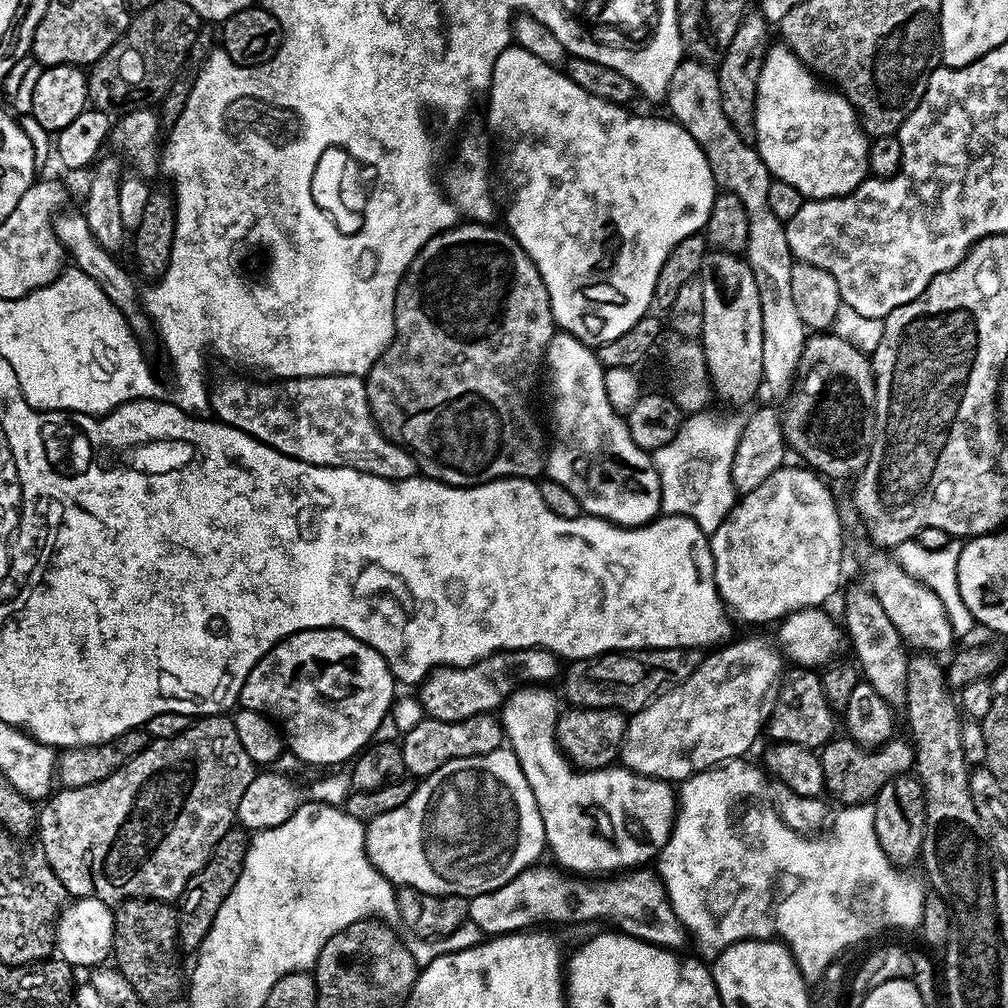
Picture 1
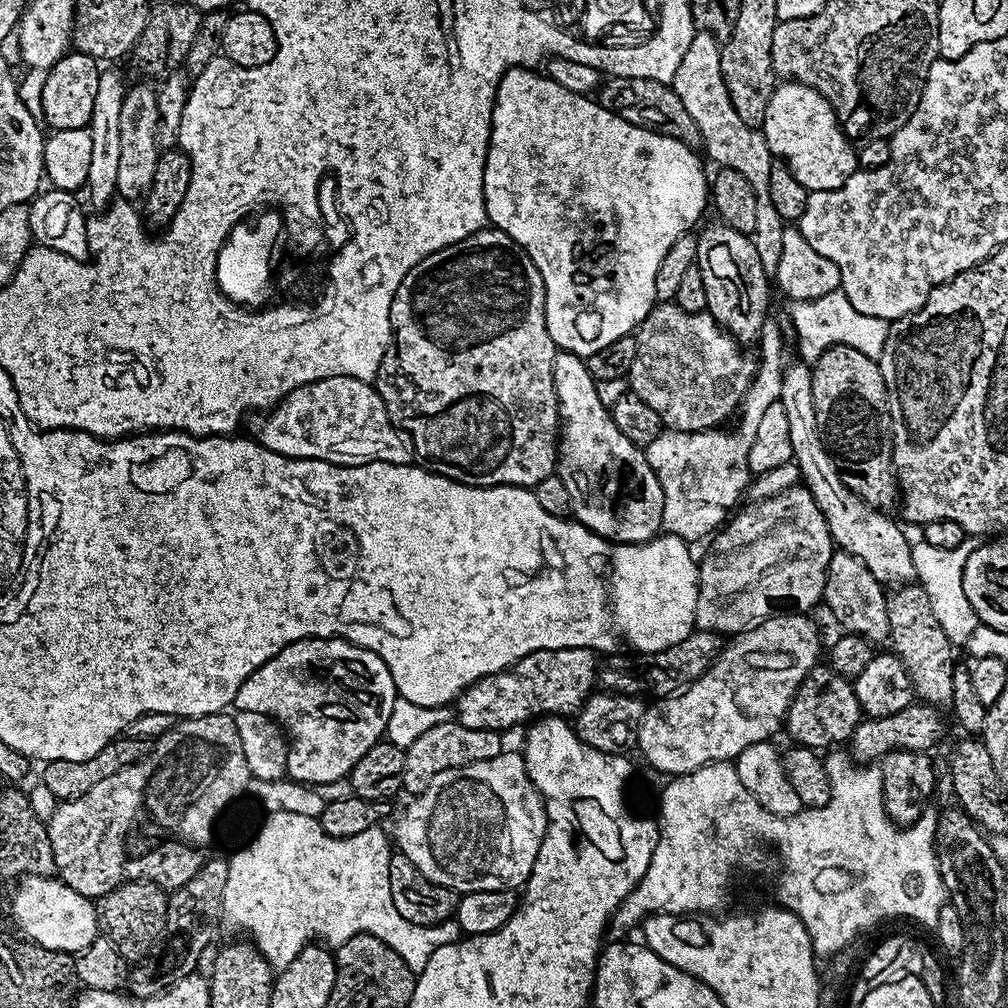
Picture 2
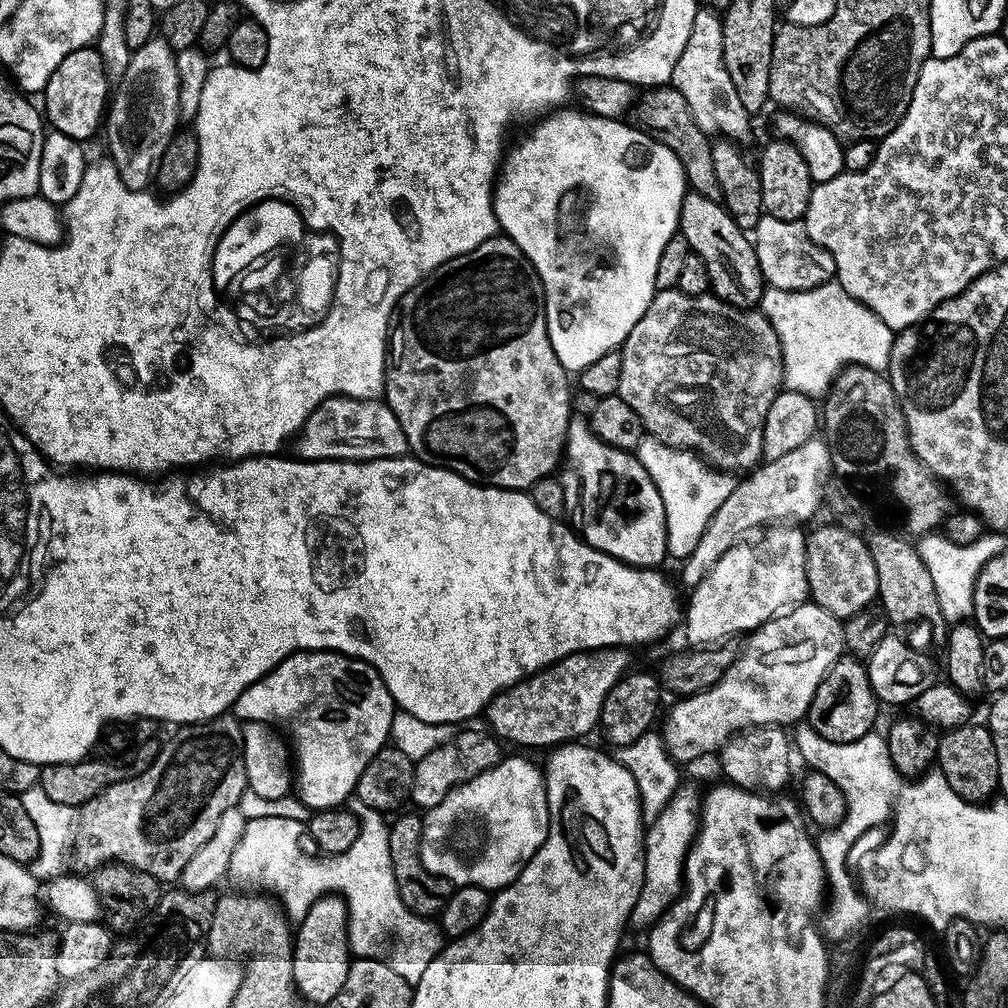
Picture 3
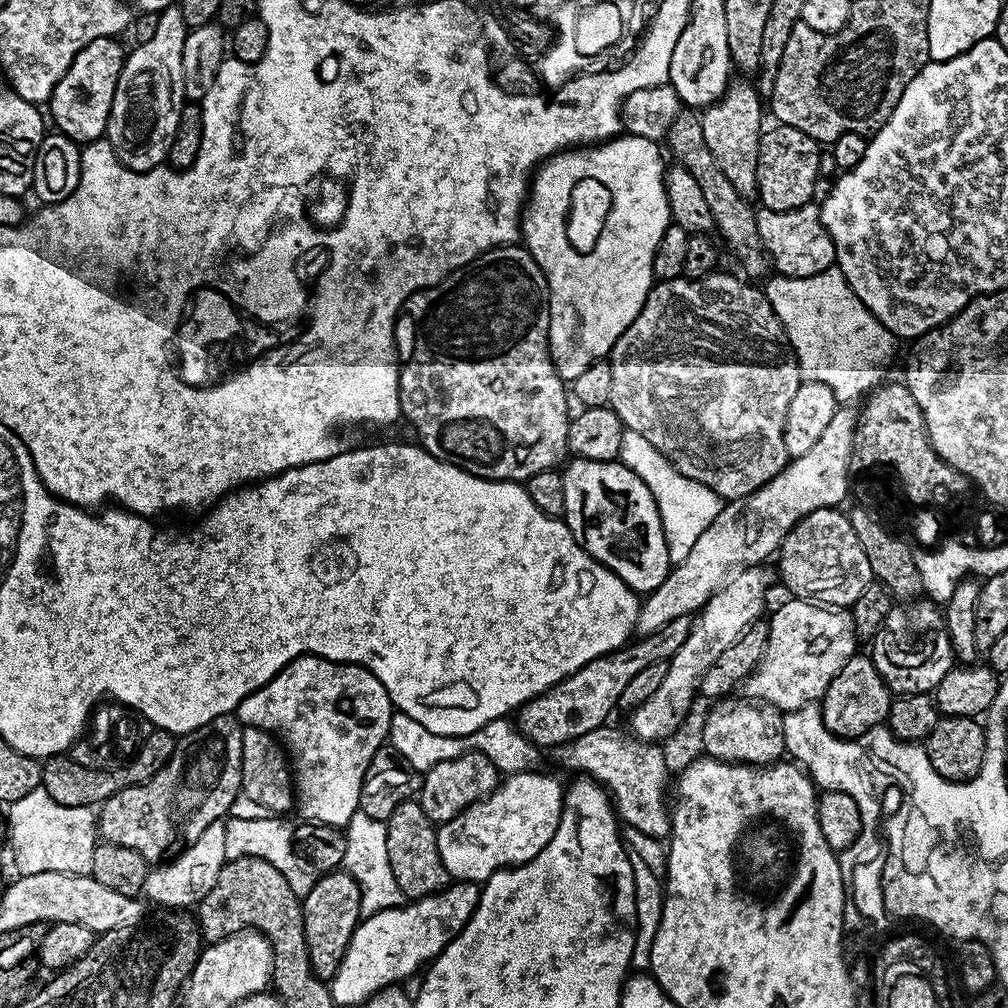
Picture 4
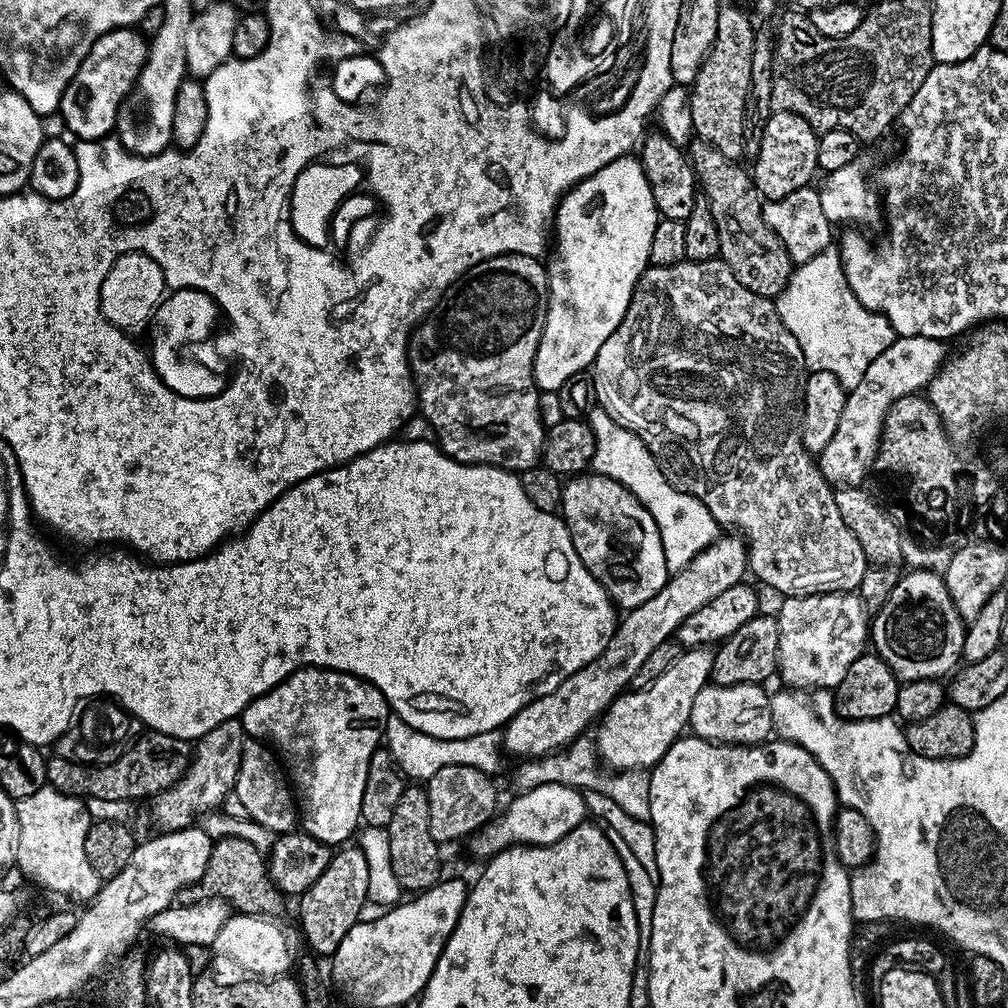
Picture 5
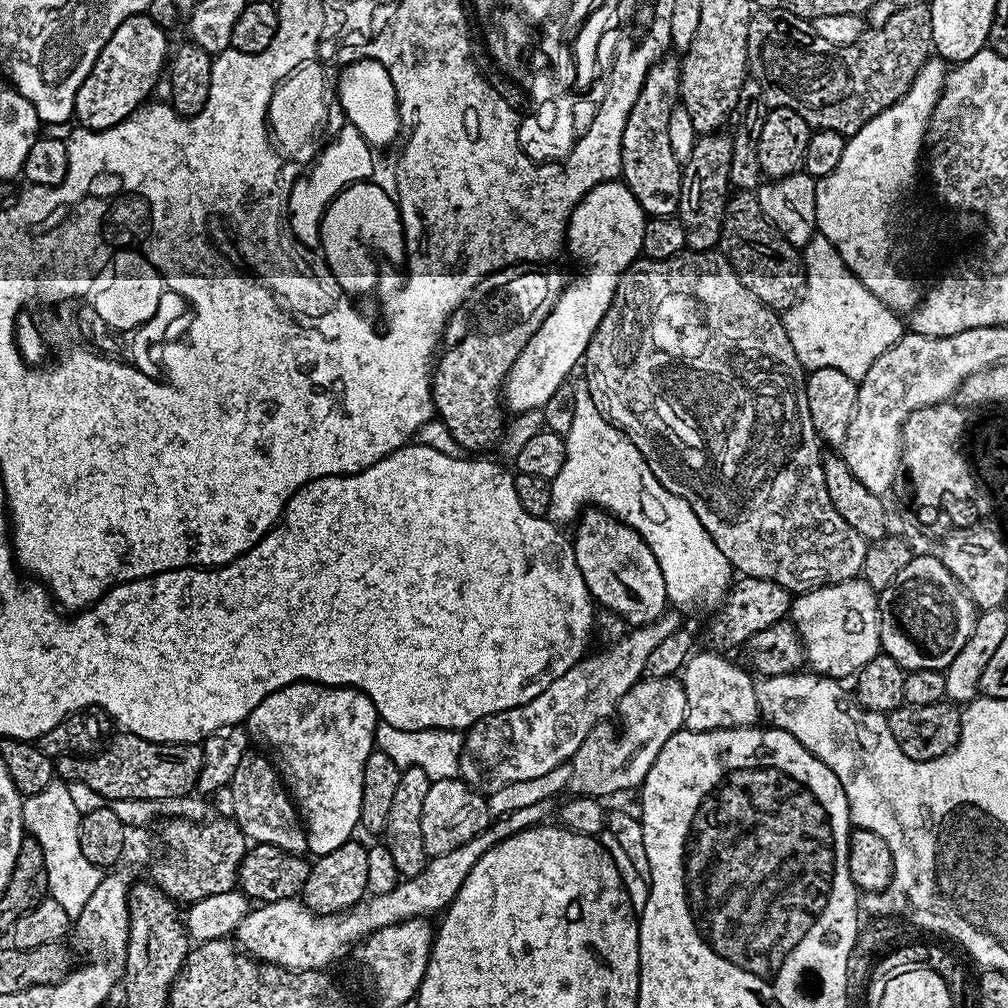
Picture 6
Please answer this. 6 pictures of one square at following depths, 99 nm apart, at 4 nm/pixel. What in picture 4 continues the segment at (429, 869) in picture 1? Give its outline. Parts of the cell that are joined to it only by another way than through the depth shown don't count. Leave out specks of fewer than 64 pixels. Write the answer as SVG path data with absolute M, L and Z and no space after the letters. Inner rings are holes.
M539 770L509 775L490 795L437 827L438 854L453 881L483 882L495 872L529 864L554 838L562 818L566 788L554 777L543 774Z

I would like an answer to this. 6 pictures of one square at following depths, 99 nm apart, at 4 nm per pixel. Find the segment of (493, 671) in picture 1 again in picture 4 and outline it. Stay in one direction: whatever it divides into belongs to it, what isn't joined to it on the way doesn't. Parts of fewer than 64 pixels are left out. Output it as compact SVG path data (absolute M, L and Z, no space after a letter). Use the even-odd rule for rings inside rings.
M691 615L674 618L674 622L666 622L666 626L662 626L662 630L654 630L654 634L640 636L635 642L629 642L623 648L616 649L615 652L608 652L605 656L594 658L586 666L579 668L573 676L568 676L554 687L548 688L541 696L527 700L515 713L514 724L516 728L519 729L521 735L541 749L552 750L559 744L570 743L572 739L579 738L582 734L587 734L607 725L610 720L608 715L614 710L617 711L622 698L622 690L626 690L626 685L634 678L634 674L638 674L638 670L646 670L648 664L663 660L669 661L674 654L678 654L678 646L682 646L682 642L686 642L686 638L690 634L692 621Z

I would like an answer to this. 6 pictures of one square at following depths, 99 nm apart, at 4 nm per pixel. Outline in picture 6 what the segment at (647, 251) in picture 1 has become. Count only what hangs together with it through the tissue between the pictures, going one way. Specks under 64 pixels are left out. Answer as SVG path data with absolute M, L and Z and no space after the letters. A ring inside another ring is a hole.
M619 179L608 180L605 184L594 186L594 190L587 192L572 211L566 233L568 248L582 263L592 265L589 266L588 272L582 273L573 284L572 281L565 283L564 290L556 299L552 312L544 319L542 326L538 326L534 338L530 338L530 342L522 346L522 354L518 354L514 366L510 366L502 389L502 400L509 413L543 409L544 405L550 402L552 395L565 387L564 379L575 370L576 364L578 368L583 361L584 352L588 349L594 330L598 330L606 310L612 304L612 295L616 292L616 283L620 280L621 274L631 268L642 253L645 223L646 214L642 206L638 206L634 194L630 194L630 190Z

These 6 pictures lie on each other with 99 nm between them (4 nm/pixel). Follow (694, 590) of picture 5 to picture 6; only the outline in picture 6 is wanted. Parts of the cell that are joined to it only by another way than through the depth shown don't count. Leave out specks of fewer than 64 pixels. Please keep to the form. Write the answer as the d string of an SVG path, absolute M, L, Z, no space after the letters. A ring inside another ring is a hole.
M665 611L653 624L625 631L619 640L601 652L585 655L562 678L550 682L538 698L510 710L482 718L464 736L459 779L481 794L496 792L508 783L541 777L554 767L568 764L595 724L609 719L616 704L644 676L646 658L662 638L670 638L681 627L681 613Z

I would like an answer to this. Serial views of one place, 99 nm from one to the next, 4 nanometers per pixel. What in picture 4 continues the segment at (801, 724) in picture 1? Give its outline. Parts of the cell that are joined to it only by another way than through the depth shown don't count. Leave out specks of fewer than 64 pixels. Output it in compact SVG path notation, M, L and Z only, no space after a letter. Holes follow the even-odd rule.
M857 654L848 659L846 666L834 674L830 686L826 686L819 701L822 722L835 736L863 738L871 728L879 728L887 721L893 699L894 693L886 686L882 674L878 674L871 655Z

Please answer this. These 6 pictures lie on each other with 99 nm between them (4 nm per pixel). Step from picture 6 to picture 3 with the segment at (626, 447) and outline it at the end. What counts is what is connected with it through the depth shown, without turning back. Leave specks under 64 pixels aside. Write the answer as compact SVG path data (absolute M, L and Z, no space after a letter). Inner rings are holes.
M646 434L634 449L634 454L642 462L646 474L650 474L654 486L658 486L658 494L662 494L662 506L666 510L668 556L677 556L677 561L683 562L694 550L694 546L698 546L698 538L702 538L718 506L722 506L722 502L730 498L734 486L738 483L737 477L727 471L713 468L695 451L663 444L657 436Z

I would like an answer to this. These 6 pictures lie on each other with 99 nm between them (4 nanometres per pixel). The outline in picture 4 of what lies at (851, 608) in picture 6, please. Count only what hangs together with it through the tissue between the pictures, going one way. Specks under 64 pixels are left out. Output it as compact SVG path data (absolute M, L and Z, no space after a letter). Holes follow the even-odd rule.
M788 598L788 601L773 614L772 620L767 621L767 626L768 645L764 657L760 660L760 665L744 681L742 692L745 697L761 704L771 704L773 708L779 708L784 714L789 714L788 712L796 714L802 706L817 703L823 697L826 686L830 686L834 674L838 674L838 670L842 670L842 666L846 666L848 659L858 652L856 648L858 637L852 621L852 613L835 606Z

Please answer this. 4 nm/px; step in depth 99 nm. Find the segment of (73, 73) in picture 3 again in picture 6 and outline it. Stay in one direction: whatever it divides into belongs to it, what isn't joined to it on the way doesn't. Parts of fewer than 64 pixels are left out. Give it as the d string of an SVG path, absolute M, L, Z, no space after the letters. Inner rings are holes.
M146 14L131 16L110 34L110 42L102 46L98 62L86 74L86 82L78 86L74 120L79 127L101 132L127 120L149 99L160 75L165 75L170 60L169 33L157 26Z

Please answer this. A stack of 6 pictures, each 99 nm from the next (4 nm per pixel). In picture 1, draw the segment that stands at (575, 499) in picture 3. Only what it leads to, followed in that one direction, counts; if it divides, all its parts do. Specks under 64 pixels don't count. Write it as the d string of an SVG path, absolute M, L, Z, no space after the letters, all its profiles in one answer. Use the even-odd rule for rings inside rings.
M557 331L553 335L552 341L548 343L546 353L546 368L552 371L552 396L556 401L552 404L552 420L556 423L556 433L551 433L550 447L546 452L546 476L547 479L554 482L562 482L562 486L566 486L566 490L570 490L570 494L574 494L574 498L578 498L581 509L589 516L596 516L599 520L608 520L612 524L619 524L621 528L641 528L644 524L649 524L651 520L657 519L661 515L660 506L660 479L658 478L658 470L656 469L653 457L647 452L643 452L641 448L634 442L634 438L630 438L630 430L628 429L628 421L621 413L616 412L615 407L611 405L609 398L606 396L606 385L603 382L605 368L600 364L595 351L589 345L582 343L578 338L574 338L568 332Z

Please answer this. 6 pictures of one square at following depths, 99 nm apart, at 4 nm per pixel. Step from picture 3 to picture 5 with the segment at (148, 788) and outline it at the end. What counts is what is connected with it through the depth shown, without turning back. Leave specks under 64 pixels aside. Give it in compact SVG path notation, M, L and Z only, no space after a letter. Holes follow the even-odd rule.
M239 719L218 722L214 730L202 734L195 741L192 750L192 761L174 786L170 786L165 792L159 792L151 797L152 816L156 819L157 829L165 832L178 831L180 828L191 828L205 814L221 807L224 799L233 795L236 779L238 778L238 766L242 762L242 750L246 733Z

